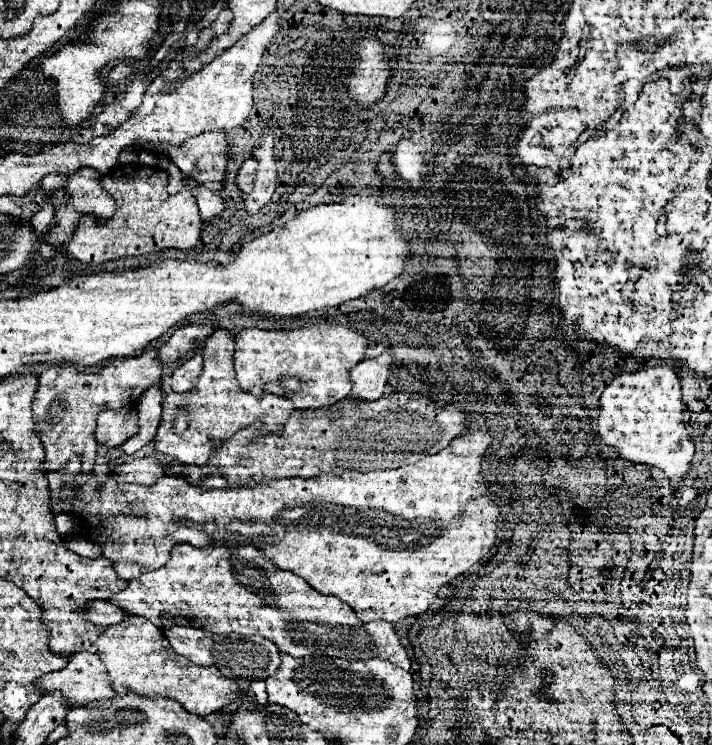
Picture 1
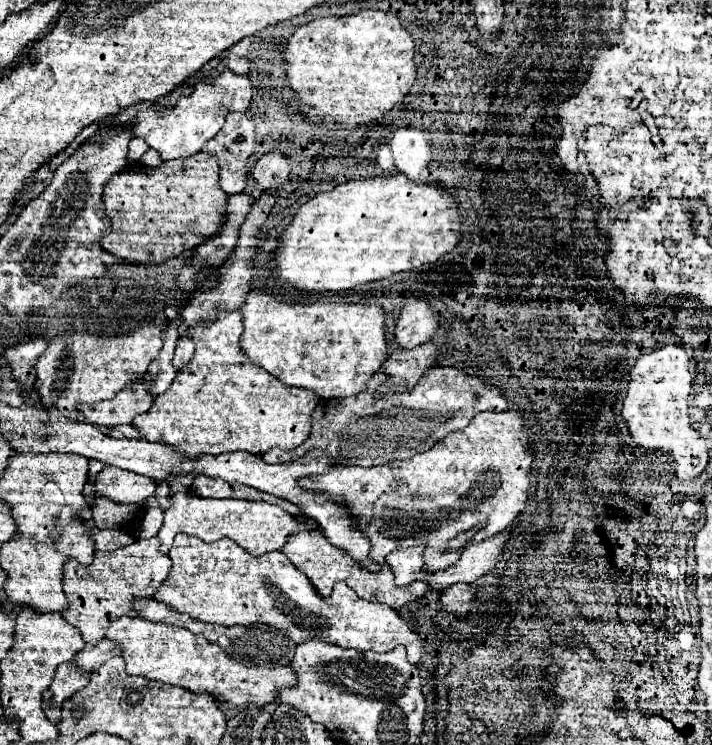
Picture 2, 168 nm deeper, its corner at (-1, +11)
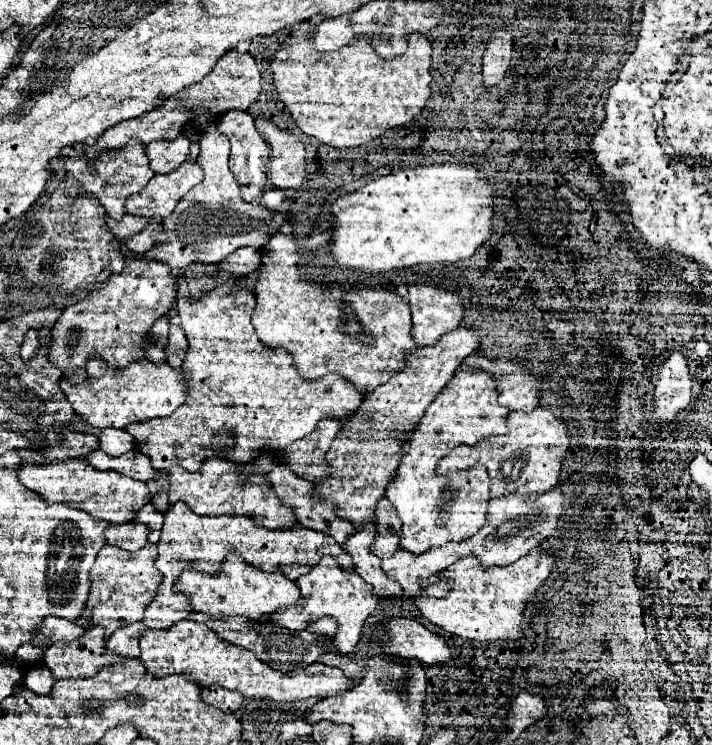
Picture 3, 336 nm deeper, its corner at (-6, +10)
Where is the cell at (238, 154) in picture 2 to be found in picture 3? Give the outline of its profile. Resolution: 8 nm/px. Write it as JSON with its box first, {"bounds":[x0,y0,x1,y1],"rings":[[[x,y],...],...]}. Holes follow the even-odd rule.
{"bounds":[217,111,269,203],"rings":[[[229,111],[223,115],[223,119],[217,125],[221,133],[225,133],[231,141],[231,155],[229,155],[229,165],[231,171],[241,187],[241,197],[249,203],[255,203],[267,185],[267,161],[269,161],[269,147],[263,143],[261,135],[255,129],[255,117],[249,115],[247,111]]]}

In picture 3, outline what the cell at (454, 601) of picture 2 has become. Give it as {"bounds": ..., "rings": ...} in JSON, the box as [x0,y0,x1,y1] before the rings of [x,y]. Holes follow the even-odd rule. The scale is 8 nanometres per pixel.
{"bounds":[415,547,555,641],"rings":[[[535,547],[519,561],[505,565],[505,567],[483,567],[477,557],[463,557],[457,563],[449,565],[441,573],[441,579],[447,579],[447,585],[449,585],[447,595],[445,597],[431,597],[431,595],[421,594],[415,598],[416,604],[428,621],[441,627],[441,629],[445,629],[445,631],[467,631],[467,635],[471,635],[477,641],[521,639],[523,637],[523,627],[521,627],[523,611],[525,611],[529,599],[535,595],[535,591],[551,575],[553,561],[555,561],[555,557],[553,557],[553,553],[549,553],[549,547]]]}

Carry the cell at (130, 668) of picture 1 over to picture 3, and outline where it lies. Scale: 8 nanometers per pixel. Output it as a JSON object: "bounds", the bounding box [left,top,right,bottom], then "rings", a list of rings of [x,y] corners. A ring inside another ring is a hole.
{"bounds":[141,621,355,703],"rings":[[[179,621],[173,629],[149,631],[141,637],[141,663],[153,677],[165,677],[173,673],[183,673],[189,681],[199,687],[209,687],[219,683],[225,689],[237,689],[245,697],[273,699],[279,703],[291,703],[307,697],[335,697],[355,687],[351,679],[337,667],[327,667],[323,663],[313,663],[305,669],[295,669],[289,673],[271,669],[267,663],[259,661],[255,653],[223,641],[215,631],[203,623]]]}

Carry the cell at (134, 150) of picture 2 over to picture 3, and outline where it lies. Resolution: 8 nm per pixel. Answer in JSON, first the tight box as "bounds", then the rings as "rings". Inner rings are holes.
{"bounds":[147,135,189,173],"rings":[[[179,135],[175,141],[163,143],[153,141],[147,145],[147,157],[151,161],[151,169],[155,173],[171,173],[175,171],[189,155],[189,139],[185,135]]]}

